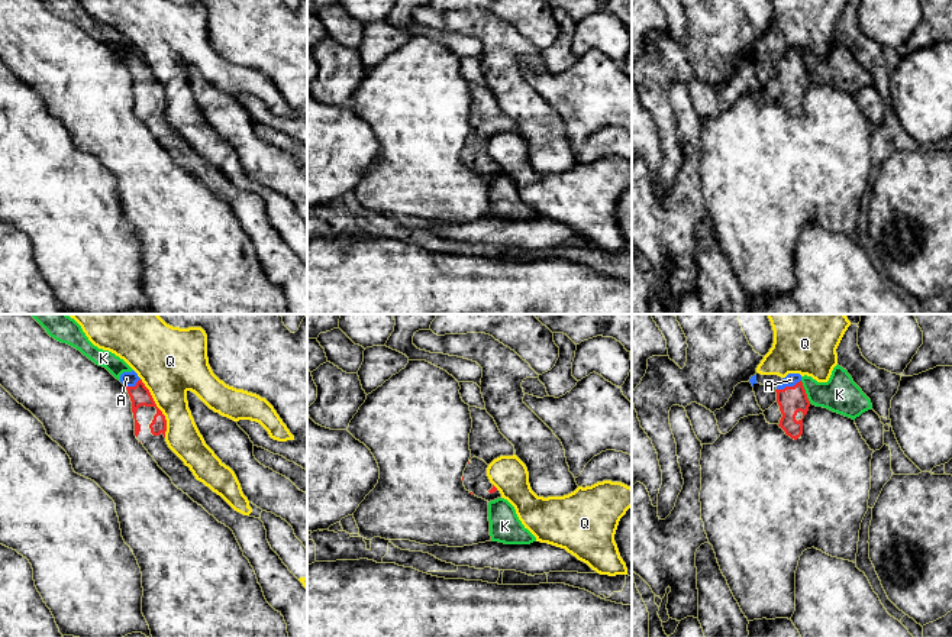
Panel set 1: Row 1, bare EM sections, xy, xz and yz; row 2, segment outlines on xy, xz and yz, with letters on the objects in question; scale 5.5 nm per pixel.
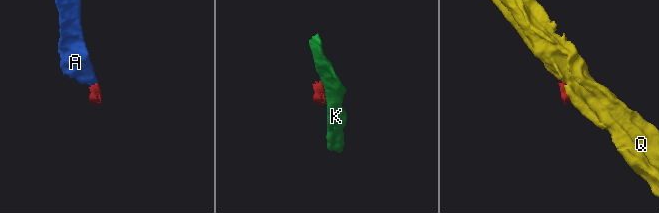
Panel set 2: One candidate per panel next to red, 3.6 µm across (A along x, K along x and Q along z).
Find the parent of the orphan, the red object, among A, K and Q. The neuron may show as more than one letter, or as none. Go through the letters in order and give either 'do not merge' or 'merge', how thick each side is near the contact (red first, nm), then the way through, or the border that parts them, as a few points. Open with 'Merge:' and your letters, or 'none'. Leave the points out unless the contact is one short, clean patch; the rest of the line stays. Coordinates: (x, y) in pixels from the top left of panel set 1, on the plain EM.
Merge: A
A: merge | 150/70 nm | across yz (791, 76), (788, 62), (790, 55)
K: do not merge | 150/200 nm | along yz (800, 57), (810, 78)
Q: do not merge | 110/360 nm | along xy (141, 54), (164, 91), (165, 112)

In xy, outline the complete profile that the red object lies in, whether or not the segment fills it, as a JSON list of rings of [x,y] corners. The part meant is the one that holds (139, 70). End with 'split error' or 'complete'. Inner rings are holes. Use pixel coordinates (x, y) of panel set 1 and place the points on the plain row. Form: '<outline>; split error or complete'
[[[135,46],[123,48],[120,58],[132,77],[136,114],[178,165],[233,207],[267,278],[284,292],[288,314],[307,314],[307,265],[271,224],[264,198],[235,187],[220,171],[197,156],[168,123],[165,91]]]; split error

